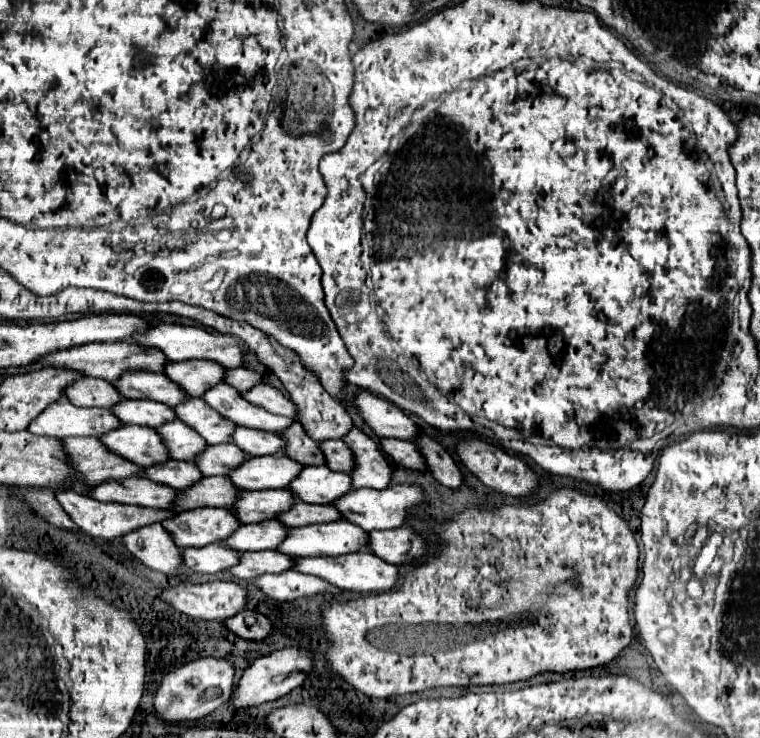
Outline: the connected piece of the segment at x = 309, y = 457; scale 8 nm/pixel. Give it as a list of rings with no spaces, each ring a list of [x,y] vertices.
[[[293,423],[291,427],[287,427],[283,431],[283,437],[287,439],[287,451],[285,451],[287,457],[297,459],[303,465],[325,465],[327,463],[321,443],[311,439],[299,423]]]

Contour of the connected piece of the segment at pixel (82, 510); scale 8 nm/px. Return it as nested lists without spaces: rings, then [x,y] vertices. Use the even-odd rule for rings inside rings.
[[[57,491],[55,497],[79,529],[83,529],[85,533],[89,533],[93,537],[101,537],[101,539],[117,539],[139,527],[161,523],[163,519],[169,519],[175,515],[169,509],[153,509],[153,507],[123,505],[123,503],[99,503],[97,499],[93,499],[89,495],[79,495],[75,491]]]

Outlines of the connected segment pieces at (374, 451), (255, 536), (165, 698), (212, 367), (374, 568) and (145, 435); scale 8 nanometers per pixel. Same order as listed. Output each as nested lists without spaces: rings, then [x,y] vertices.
[[[353,427],[343,441],[351,447],[351,451],[355,451],[355,471],[351,473],[353,489],[385,489],[391,485],[393,467],[381,451],[377,439],[369,437],[363,429]]]
[[[269,519],[263,523],[241,525],[231,539],[223,541],[227,547],[235,547],[237,551],[261,551],[261,549],[277,549],[279,543],[289,535],[289,527],[285,527],[279,519]]]
[[[201,657],[167,673],[155,695],[155,711],[161,719],[197,721],[227,703],[235,689],[235,663],[227,657]]]
[[[189,359],[179,363],[169,363],[165,375],[179,383],[191,397],[201,397],[207,389],[225,383],[227,369],[209,359]]]
[[[359,551],[359,553],[349,553],[349,555],[339,555],[339,557],[307,557],[307,559],[297,559],[295,569],[303,573],[317,575],[325,581],[329,581],[335,587],[347,589],[347,591],[359,591],[359,593],[381,593],[395,589],[399,581],[399,567],[391,565],[371,551]]]
[[[125,425],[117,431],[109,431],[101,437],[101,441],[117,455],[123,455],[125,459],[141,467],[151,467],[155,463],[165,463],[167,459],[171,459],[163,437],[151,427]]]

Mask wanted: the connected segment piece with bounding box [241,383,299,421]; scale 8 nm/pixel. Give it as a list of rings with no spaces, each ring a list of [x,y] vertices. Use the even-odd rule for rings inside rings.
[[[263,383],[263,385],[253,387],[251,391],[241,393],[241,395],[247,397],[247,401],[251,401],[251,403],[259,403],[259,407],[265,407],[267,411],[271,411],[275,415],[285,415],[291,421],[299,419],[299,411],[297,411],[295,403],[273,385]]]

